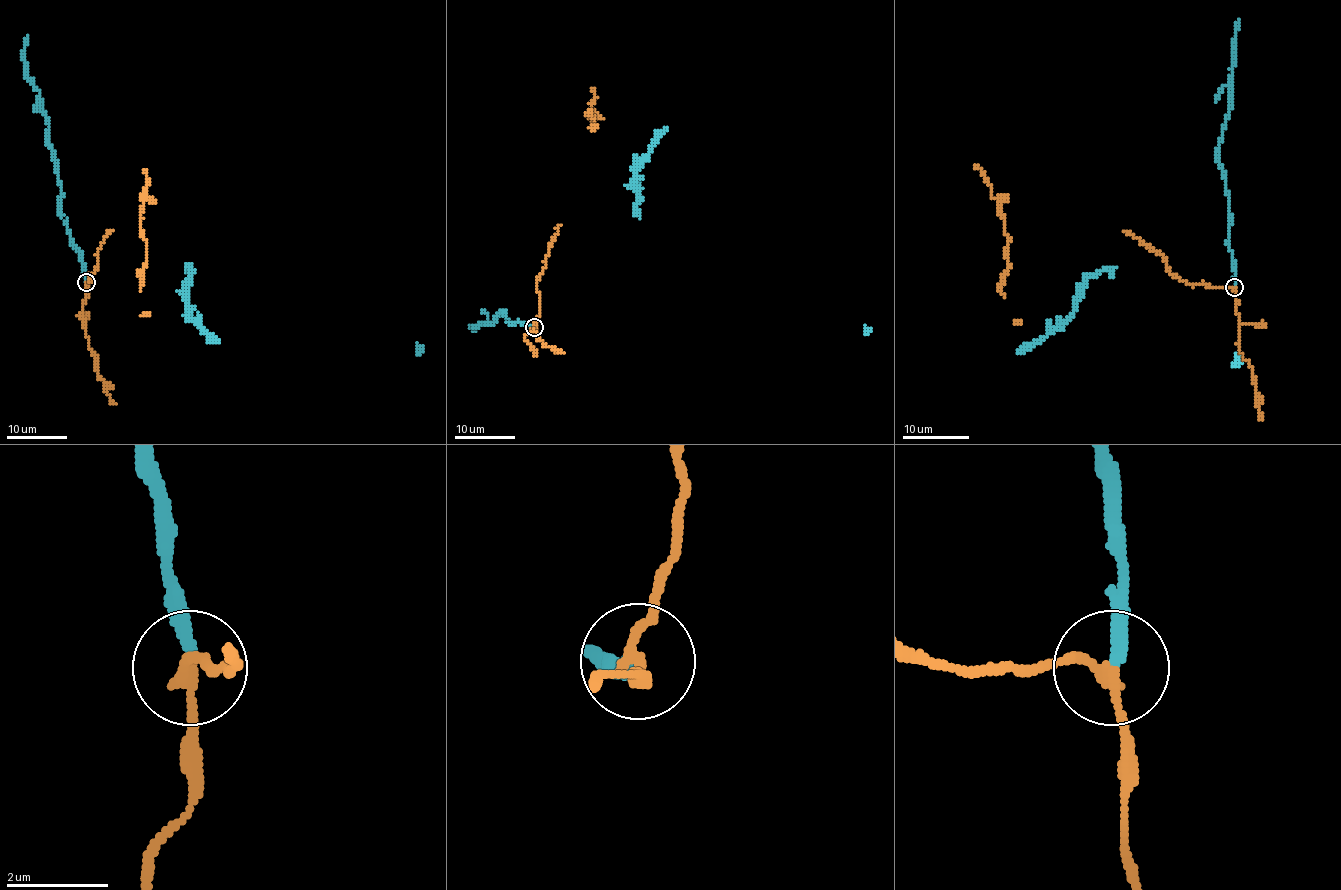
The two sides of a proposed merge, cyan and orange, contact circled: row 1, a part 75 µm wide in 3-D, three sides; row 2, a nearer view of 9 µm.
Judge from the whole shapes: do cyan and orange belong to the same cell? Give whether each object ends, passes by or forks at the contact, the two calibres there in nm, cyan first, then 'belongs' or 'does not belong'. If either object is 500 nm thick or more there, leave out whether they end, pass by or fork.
cyan ends there; orange passes by; 240 nm thick on the cyan side, 190 nm on the other; does not belong

